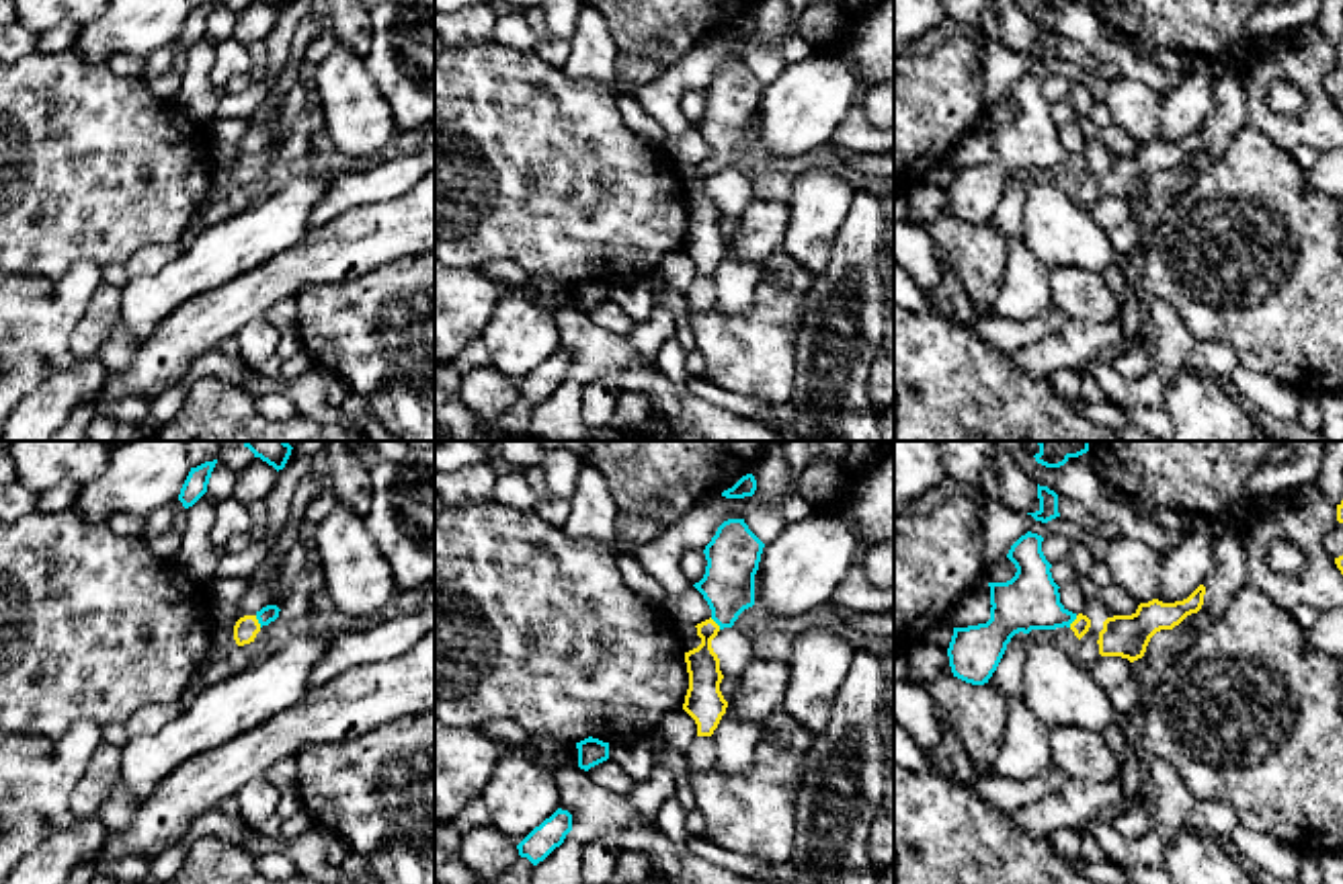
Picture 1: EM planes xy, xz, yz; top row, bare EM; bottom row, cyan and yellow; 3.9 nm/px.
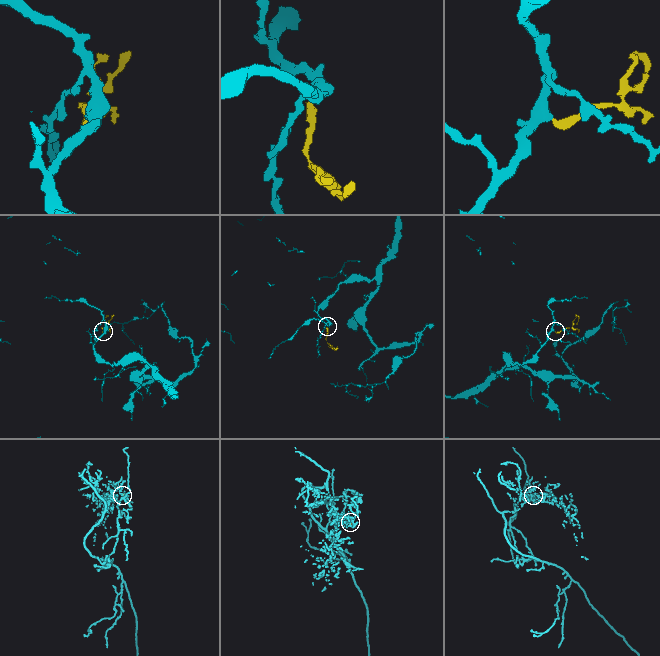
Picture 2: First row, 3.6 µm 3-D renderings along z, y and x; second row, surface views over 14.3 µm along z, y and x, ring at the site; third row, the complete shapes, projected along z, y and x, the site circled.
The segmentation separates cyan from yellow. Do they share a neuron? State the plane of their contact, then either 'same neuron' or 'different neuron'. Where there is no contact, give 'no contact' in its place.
contact in xy; same neuron

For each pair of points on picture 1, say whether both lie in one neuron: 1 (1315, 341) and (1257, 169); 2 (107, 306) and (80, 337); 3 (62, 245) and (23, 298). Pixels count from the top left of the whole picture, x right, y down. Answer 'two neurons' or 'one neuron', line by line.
1: one neuron
2: one neuron
3: two neurons

